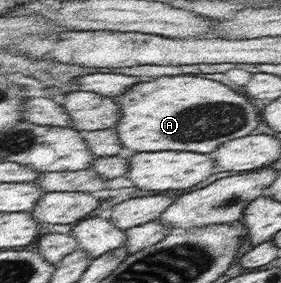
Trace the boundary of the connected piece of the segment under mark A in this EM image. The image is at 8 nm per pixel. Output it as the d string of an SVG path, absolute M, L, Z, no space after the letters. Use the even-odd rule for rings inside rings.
M194 74L162 75L152 81L136 82L122 95L115 98L122 115L116 132L124 148L134 152L192 151L210 153L218 149L224 141L246 137L259 126L262 120L260 111L247 95L240 94L230 87Z

